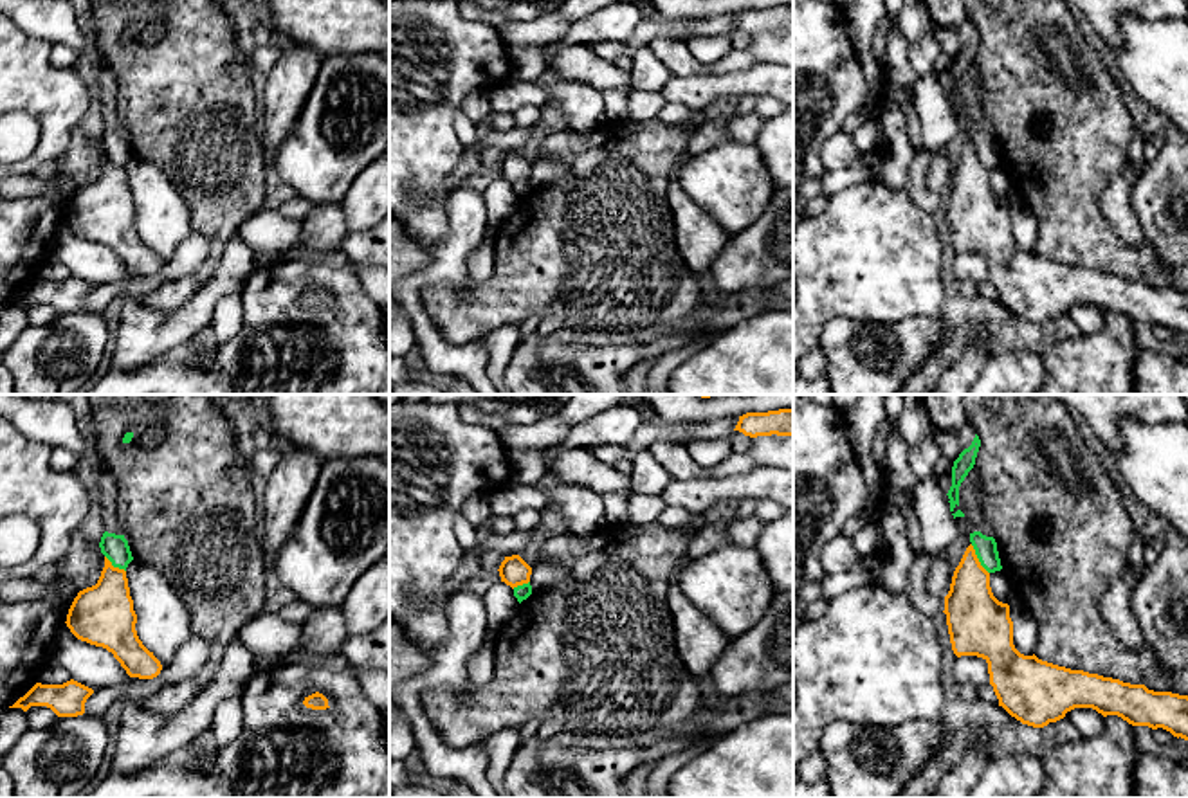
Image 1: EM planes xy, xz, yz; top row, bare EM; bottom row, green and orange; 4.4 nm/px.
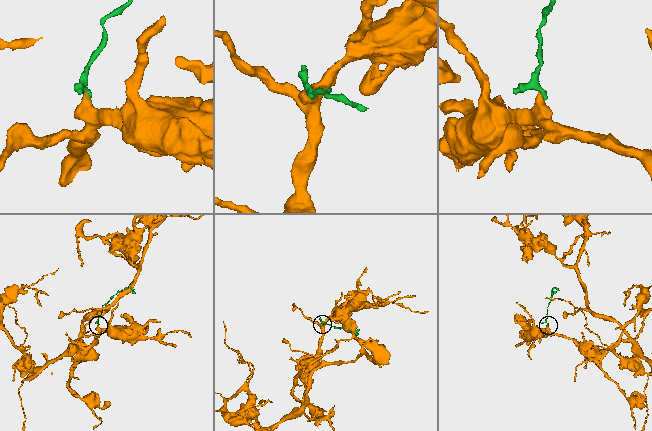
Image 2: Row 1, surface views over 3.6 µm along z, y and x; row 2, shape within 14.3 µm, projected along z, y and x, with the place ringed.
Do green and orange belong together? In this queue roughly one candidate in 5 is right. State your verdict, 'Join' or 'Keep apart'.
Keep apart

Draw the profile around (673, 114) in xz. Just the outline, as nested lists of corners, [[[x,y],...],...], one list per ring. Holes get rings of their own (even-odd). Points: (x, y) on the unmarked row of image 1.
[[[667,103],[660,110],[656,119],[665,126],[685,126],[690,130],[690,135],[692,135],[696,126],[692,124],[690,117],[692,117],[692,110],[689,110],[687,106],[678,103]]]

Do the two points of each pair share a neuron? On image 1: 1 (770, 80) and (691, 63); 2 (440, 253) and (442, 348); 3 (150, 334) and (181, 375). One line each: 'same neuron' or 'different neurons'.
1: different neurons
2: same neuron
3: different neurons

